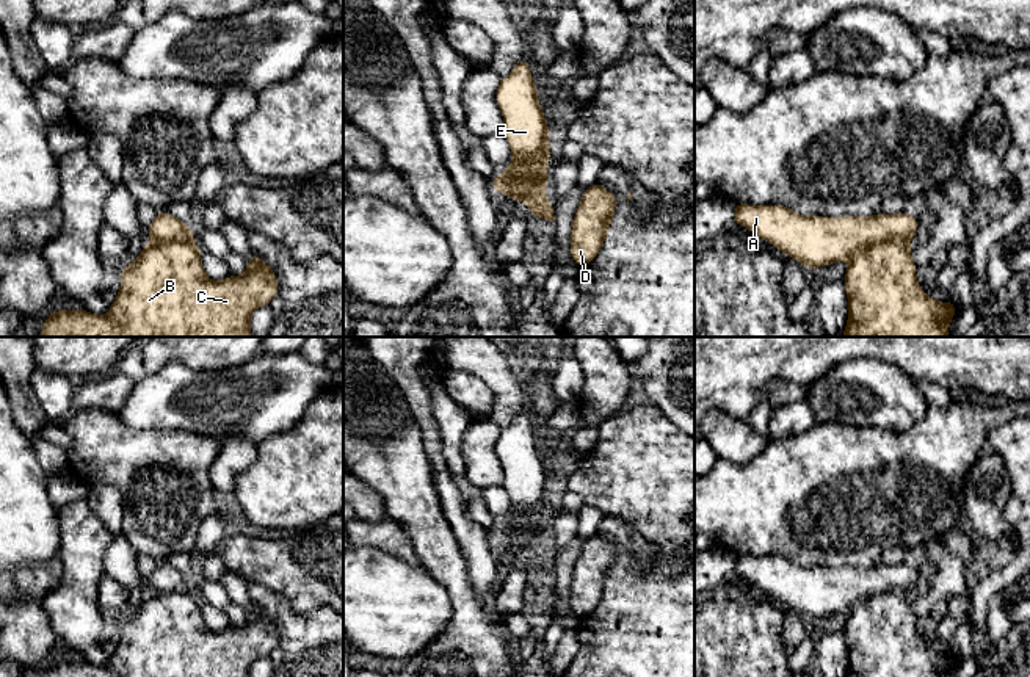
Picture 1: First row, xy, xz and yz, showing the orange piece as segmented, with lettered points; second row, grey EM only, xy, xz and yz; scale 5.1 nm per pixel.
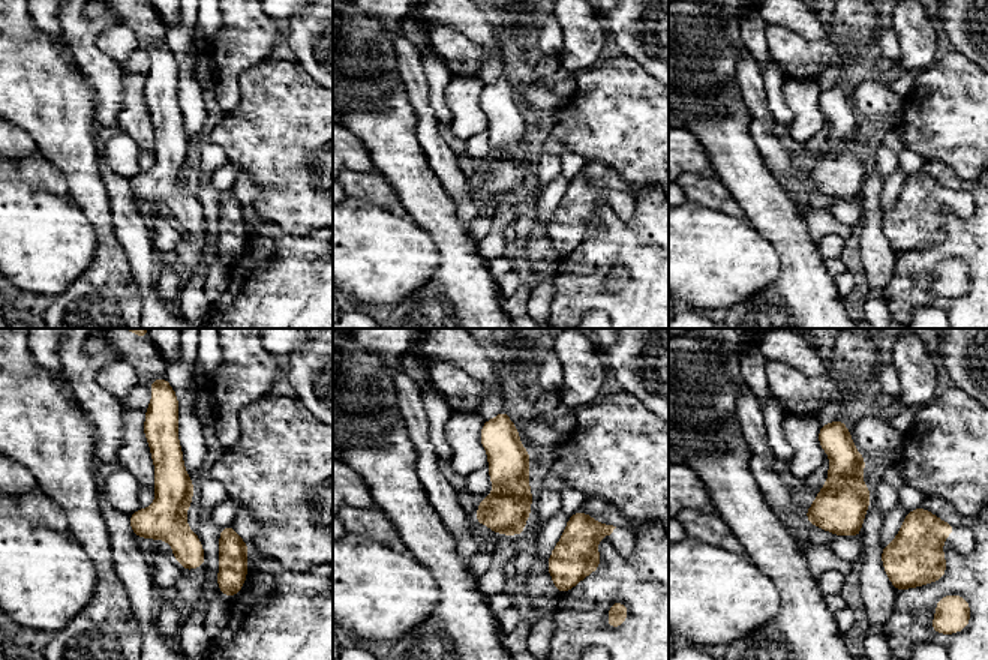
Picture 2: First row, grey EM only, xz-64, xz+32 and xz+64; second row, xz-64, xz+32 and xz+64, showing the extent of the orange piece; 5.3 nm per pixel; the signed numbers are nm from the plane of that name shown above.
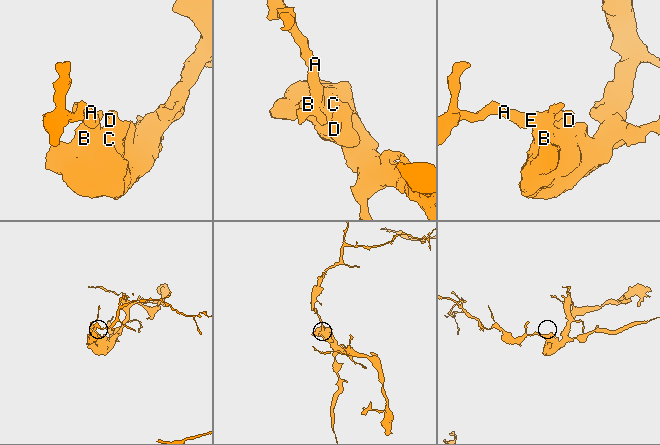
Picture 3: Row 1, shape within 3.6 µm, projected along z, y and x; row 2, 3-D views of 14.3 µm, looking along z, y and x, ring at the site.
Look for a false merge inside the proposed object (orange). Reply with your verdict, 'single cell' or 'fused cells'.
fused cells

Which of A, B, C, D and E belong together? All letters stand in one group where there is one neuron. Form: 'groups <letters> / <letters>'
groups A E / B C D

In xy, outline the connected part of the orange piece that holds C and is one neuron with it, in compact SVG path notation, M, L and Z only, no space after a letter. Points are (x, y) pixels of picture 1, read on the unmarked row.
M193 586L166 594L149 592L136 611L119 624L122 635L107 668L86 660L60 660L47 666L44 677L249 677L251 664L273 652L279 635L274 622L256 603L246 614L243 627L229 625L213 633L202 619Z

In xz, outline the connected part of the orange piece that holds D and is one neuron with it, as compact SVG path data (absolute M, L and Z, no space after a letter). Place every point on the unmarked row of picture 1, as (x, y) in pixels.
M599 533L588 538L574 566L571 608L578 617L594 611L608 586L608 575L615 572L613 561L618 550Z

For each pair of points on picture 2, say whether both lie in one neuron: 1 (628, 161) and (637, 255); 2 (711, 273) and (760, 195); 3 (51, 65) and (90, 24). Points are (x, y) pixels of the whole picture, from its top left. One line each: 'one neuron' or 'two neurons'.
1: two neurons
2: two neurons
3: two neurons

